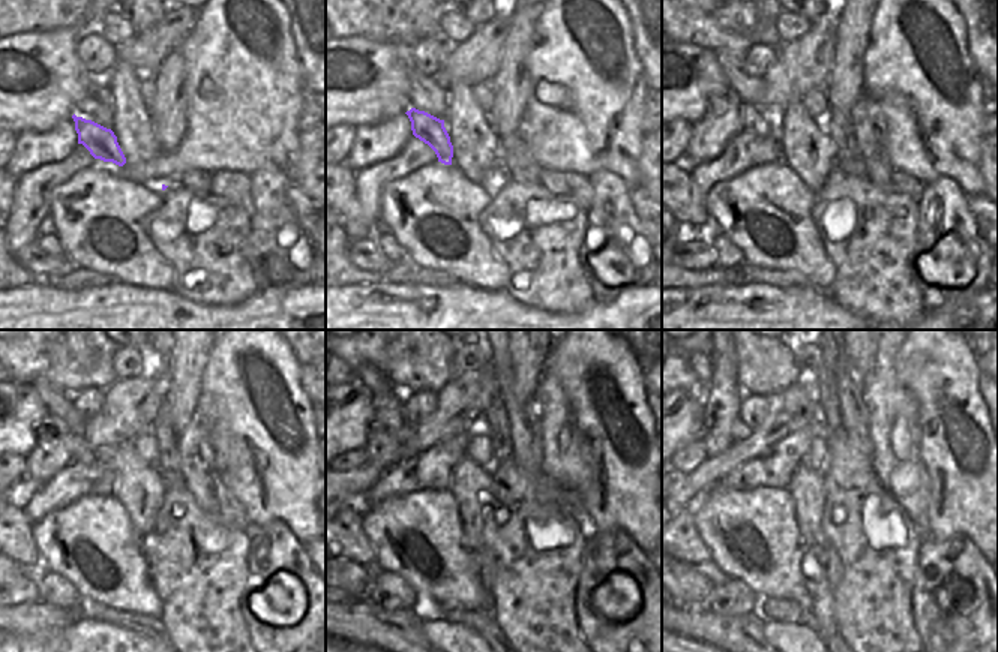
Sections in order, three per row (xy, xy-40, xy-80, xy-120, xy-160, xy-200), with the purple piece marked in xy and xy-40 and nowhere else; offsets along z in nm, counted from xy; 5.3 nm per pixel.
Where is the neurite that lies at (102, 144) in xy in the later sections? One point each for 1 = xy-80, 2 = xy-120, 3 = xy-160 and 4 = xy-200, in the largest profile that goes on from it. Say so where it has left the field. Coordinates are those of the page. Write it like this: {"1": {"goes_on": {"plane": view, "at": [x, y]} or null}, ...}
{"1": {"goes_on": {"plane": "xy-80", "at": [766, 123]}}, "2": {"goes_on": {"plane": "xy-120", "at": [78, 450]}}, "3": {"goes_on": {"plane": "xy-160", "at": [405, 432]}}, "4": {"goes_on": {"plane": "xy-200", "at": [739, 429]}}}

